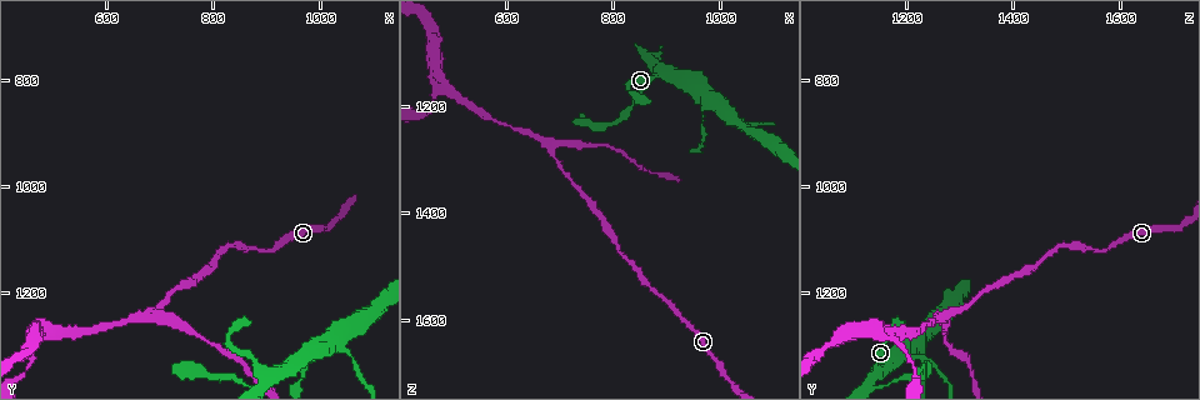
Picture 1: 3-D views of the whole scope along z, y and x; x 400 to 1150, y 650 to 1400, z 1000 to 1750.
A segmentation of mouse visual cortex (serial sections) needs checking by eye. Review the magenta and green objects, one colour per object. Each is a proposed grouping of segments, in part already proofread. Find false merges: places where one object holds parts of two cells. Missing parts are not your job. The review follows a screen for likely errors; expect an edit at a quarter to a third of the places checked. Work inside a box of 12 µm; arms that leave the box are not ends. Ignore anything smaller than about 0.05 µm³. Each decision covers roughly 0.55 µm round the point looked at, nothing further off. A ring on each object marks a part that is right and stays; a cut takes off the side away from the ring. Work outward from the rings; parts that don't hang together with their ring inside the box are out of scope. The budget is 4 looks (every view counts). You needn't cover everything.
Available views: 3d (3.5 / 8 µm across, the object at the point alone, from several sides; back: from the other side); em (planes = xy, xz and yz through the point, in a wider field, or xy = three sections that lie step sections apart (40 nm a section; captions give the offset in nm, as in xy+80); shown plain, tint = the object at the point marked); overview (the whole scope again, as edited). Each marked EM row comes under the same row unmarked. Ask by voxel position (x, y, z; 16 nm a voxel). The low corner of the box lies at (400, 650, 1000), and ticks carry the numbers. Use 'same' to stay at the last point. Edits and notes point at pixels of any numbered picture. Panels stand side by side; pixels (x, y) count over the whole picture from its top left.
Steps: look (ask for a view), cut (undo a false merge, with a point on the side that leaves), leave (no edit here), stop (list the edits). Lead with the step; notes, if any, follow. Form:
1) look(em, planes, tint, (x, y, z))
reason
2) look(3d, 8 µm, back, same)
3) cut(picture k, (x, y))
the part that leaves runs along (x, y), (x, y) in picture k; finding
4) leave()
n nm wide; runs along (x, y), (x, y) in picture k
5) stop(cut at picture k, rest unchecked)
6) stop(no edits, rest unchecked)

look(3d, 3.5 µm, (900, 1350, 1145))
abrupt turn

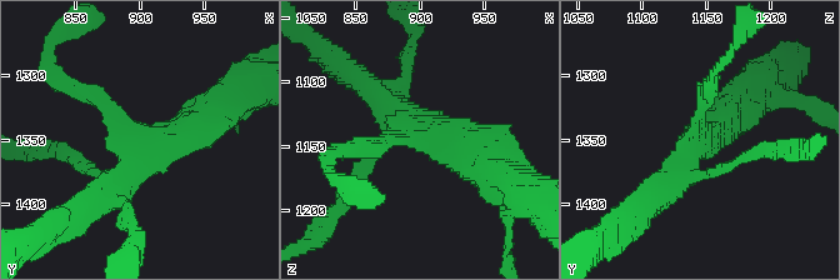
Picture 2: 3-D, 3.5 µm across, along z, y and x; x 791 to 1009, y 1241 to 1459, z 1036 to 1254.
leave()
arms of 200, 200, 400, 450 nm; runs along (78, 90), (143, 140), (211, 114) in picture 2; continuous, no second cell

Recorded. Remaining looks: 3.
look(3d, 3.5 µm, (1035, 1305, 1225))
sudden change in width

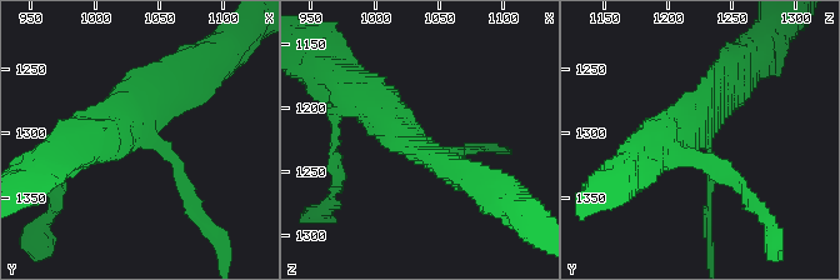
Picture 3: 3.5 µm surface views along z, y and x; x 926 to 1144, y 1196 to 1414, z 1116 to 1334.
look(em, planes, tint, (1032, 1300, 1226))
3 arms; arms of 150, 350, 600 nm

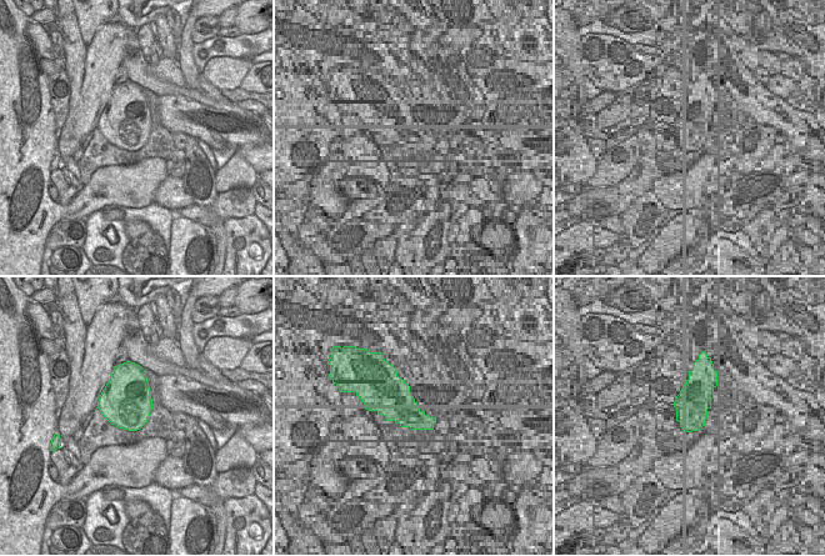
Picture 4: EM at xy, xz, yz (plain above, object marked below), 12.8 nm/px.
leave()
650 nm wide; runs along (343, 84), (461, 173) in picture 3; all the same cell

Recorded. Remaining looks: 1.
stop(no edits, rest unchecked)

